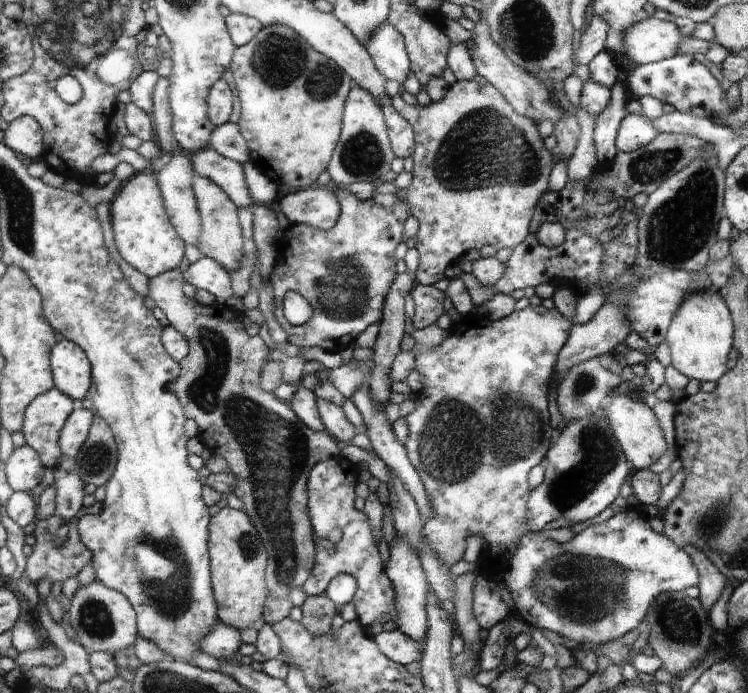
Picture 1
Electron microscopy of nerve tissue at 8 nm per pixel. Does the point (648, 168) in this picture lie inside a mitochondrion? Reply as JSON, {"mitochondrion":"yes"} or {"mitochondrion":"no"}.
{"mitochondrion":"yes"}

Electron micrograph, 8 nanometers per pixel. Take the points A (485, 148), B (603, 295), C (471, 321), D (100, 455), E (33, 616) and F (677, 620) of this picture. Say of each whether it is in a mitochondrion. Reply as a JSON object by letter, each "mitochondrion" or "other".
{"A":"mitochondrion","B":"other","C":"other","D":"mitochondrion","E":"other","F":"mitochondrion"}

